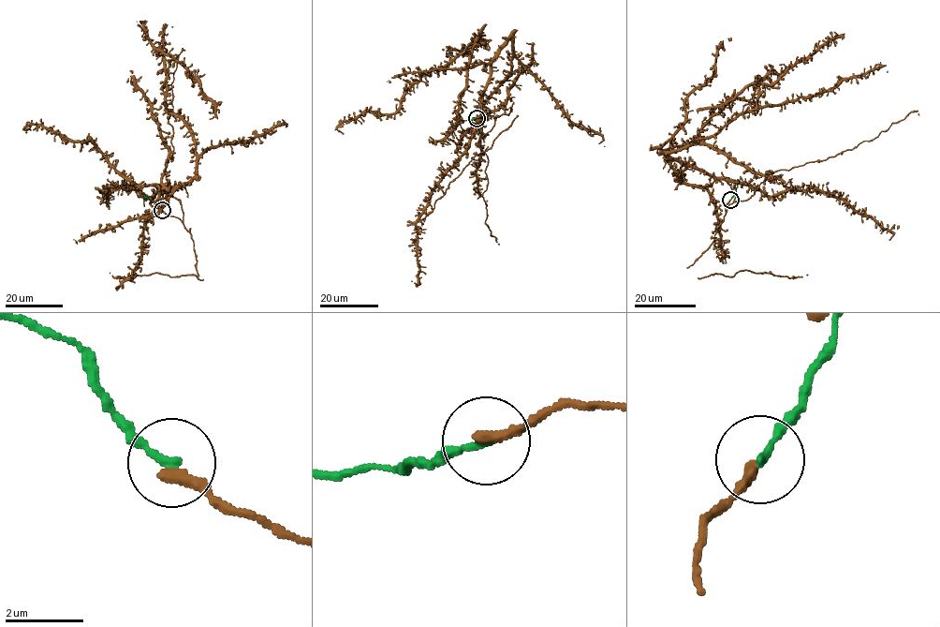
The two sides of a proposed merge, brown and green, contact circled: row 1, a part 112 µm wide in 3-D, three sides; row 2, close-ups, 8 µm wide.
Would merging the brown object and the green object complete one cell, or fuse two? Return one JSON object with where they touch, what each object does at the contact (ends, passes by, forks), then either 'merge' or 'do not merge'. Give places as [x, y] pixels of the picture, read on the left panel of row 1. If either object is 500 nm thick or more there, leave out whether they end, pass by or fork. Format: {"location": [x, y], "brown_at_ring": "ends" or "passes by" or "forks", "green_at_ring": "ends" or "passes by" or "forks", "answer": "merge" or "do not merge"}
{"location": [162, 210], "brown_at_ring": "ends", "green_at_ring": "ends", "answer": "merge"}

